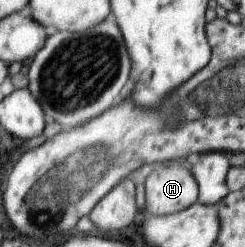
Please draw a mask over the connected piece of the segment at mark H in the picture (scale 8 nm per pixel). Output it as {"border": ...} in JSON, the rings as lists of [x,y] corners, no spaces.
{"border":[[[176,163],[153,171],[145,181],[146,212],[172,215],[191,207],[199,198],[199,185],[192,177]]]}

